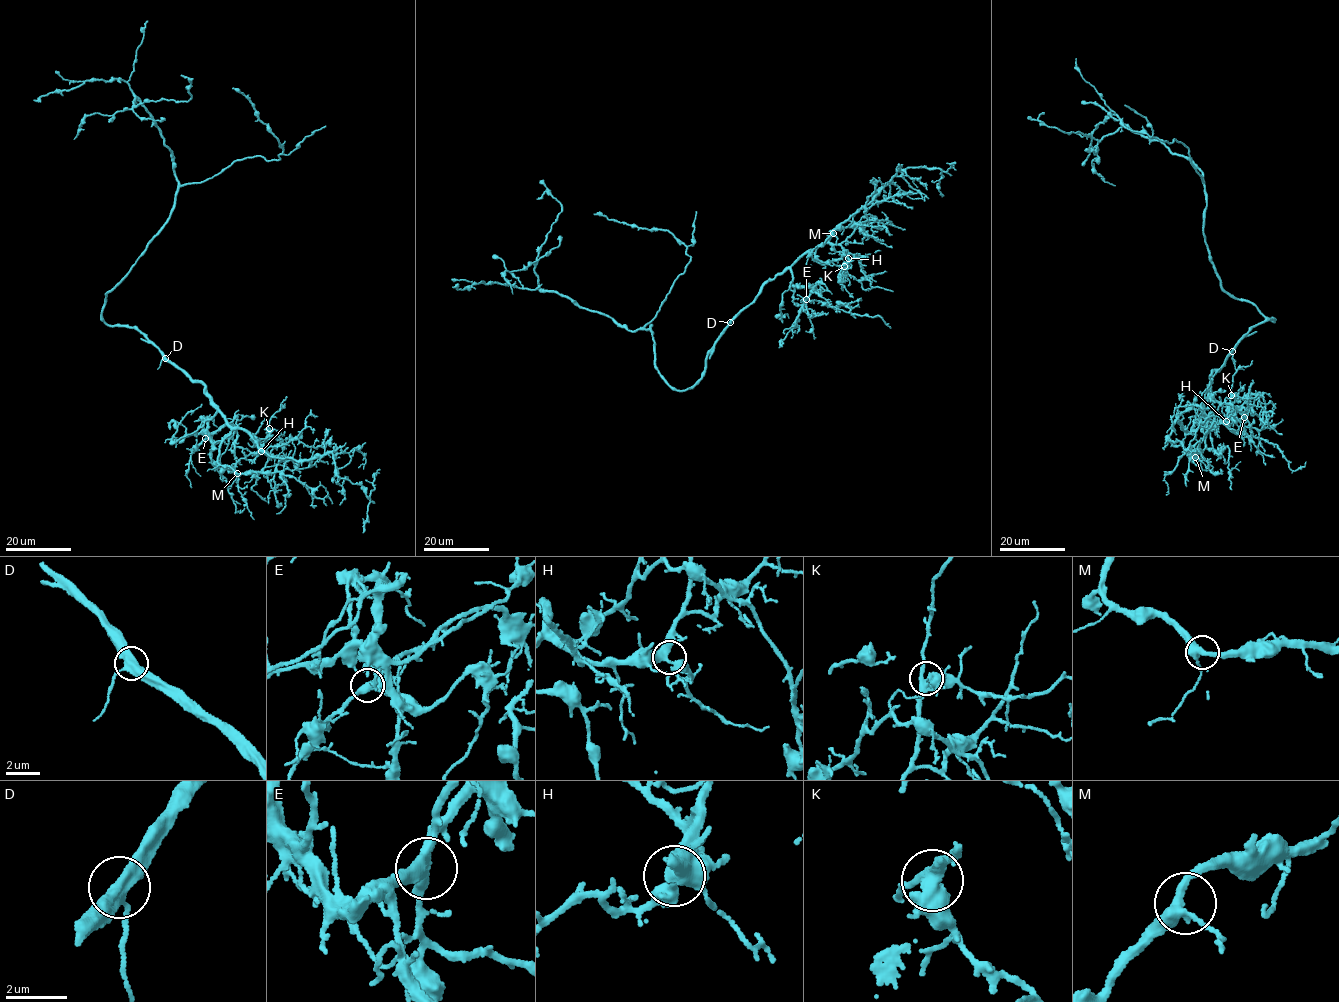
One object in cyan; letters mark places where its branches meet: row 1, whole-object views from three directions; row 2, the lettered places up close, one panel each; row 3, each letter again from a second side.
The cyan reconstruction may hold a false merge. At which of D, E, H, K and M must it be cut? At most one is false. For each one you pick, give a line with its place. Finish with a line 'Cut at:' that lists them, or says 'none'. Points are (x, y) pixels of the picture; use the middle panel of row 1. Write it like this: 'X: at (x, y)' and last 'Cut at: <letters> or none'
Cut at: none

